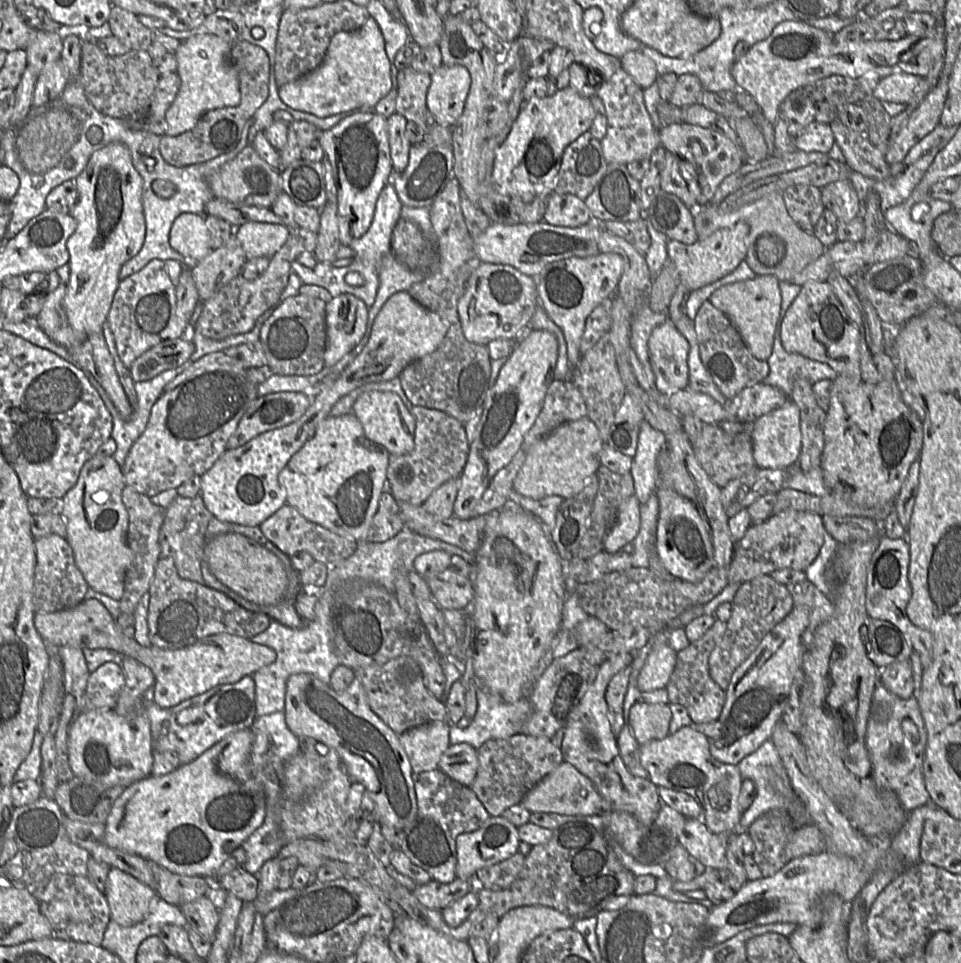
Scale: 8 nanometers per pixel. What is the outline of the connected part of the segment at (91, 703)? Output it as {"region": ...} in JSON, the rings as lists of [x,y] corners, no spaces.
{"region":[[[106,662],[91,672],[83,697],[83,710],[114,709],[125,684],[121,662]]]}

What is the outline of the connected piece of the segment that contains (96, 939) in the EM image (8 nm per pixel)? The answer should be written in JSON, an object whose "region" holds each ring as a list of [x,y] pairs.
{"region":[[[55,874],[27,889],[40,903],[59,900],[66,905],[68,925],[65,931],[70,940],[101,946],[111,920],[110,908],[105,893],[99,891],[87,876]]]}

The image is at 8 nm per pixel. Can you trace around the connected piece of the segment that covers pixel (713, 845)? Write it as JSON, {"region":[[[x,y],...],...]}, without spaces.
{"region":[[[687,818],[678,843],[706,868],[723,867],[726,835],[711,832],[701,818]]]}

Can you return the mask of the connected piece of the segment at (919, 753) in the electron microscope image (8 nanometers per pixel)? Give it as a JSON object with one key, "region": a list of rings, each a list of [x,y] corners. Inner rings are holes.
{"region":[[[879,681],[873,692],[865,734],[865,745],[872,764],[871,777],[878,788],[895,792],[903,809],[908,813],[929,803],[930,797],[925,787],[922,772],[926,744],[927,731],[915,696],[901,699],[890,693]],[[881,706],[888,706],[890,710],[890,716],[886,721],[874,719],[873,713]],[[906,718],[910,719],[917,728],[917,743],[911,742],[905,737],[902,721]]]}

